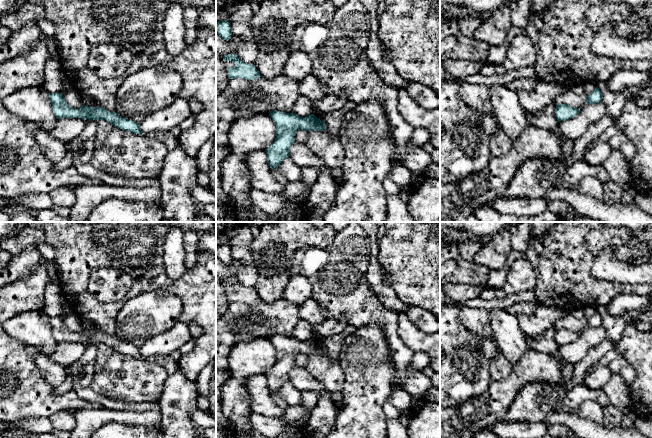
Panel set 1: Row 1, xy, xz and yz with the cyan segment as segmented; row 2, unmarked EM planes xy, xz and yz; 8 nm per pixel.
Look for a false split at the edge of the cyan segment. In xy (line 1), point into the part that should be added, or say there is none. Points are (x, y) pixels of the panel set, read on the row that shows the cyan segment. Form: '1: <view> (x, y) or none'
1: none

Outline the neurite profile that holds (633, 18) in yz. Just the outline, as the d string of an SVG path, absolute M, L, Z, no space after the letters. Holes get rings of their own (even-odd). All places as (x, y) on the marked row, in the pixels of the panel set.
M634 13L628 15L623 22L626 24L639 23L639 24L642 24L643 27L648 26L648 22L646 19L639 17L637 14L634 14Z

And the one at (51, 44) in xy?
M53 37L47 38L46 45L47 45L49 57L58 58L58 49L55 39Z

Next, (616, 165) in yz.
M612 150L611 155L602 163L610 176L610 180L618 184L623 190L632 188L632 178L628 163L620 150Z

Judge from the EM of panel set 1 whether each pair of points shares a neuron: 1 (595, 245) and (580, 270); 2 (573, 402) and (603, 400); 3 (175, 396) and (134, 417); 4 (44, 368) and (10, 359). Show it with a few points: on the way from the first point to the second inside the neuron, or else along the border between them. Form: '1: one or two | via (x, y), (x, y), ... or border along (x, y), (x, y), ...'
1: two | border along (588, 232), (585, 237), (585, 247), (594, 257)
2: one | via (580, 395), (596, 395)
3: two | border along (160, 412), (160, 424), (158, 426)
4: two | border along (38, 353), (34, 363), (41, 377), (50, 386)

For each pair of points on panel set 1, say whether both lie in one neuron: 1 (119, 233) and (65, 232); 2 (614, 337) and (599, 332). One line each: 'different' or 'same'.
1: same
2: different

